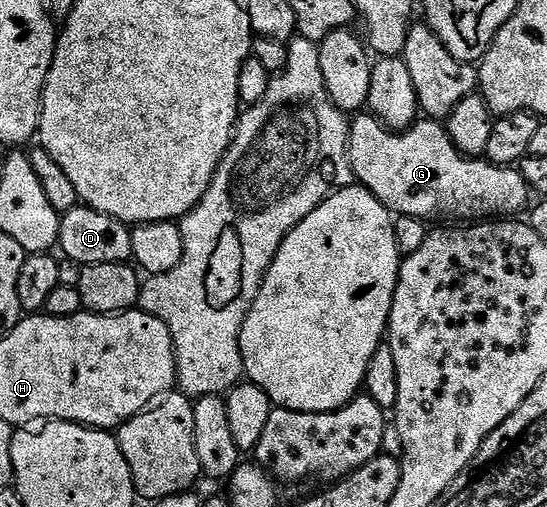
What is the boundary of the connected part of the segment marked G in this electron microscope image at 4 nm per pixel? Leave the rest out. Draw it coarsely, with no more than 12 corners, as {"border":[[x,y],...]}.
{"border":[[350,121],[350,169],[391,214],[514,219],[517,168],[462,156],[445,128]]}

